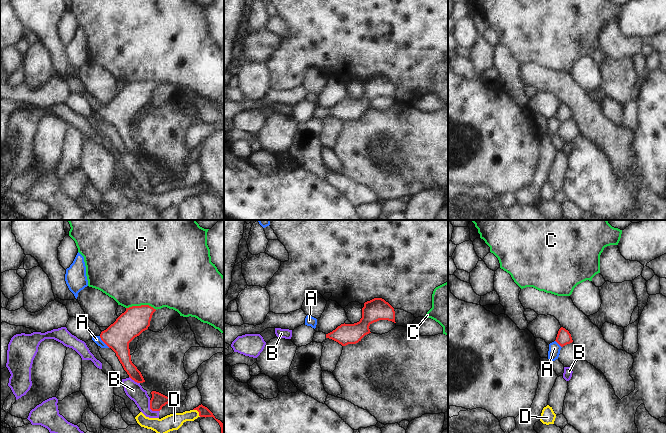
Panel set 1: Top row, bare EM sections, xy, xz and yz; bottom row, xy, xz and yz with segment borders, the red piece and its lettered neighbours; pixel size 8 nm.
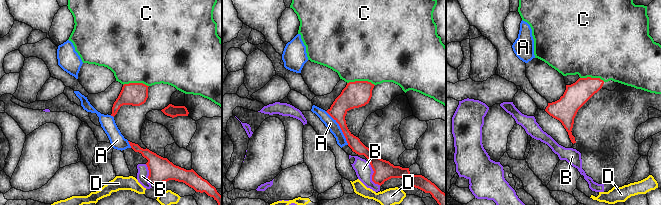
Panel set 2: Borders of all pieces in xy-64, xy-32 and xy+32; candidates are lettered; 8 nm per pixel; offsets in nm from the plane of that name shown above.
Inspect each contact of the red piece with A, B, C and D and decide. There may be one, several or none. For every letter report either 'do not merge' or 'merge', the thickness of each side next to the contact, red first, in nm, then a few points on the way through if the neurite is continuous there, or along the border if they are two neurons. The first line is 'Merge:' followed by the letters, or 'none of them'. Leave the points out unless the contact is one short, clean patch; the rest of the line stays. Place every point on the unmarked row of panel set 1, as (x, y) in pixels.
Merge: none of them
A: do not merge; calibres 220 and 60 nm; border xy (99, 112), (109, 123)
B: do not merge; calibres 120 and 140 nm; border xy (149, 176), (149, 183), (152, 186), (158, 187)
C: do not merge; calibres 220 and 500 nm; border xy (126, 83), (150, 81), (156, 85)
D: do not merge; calibres 80 and 130 nm; border xy (193, 185), (200, 192)

